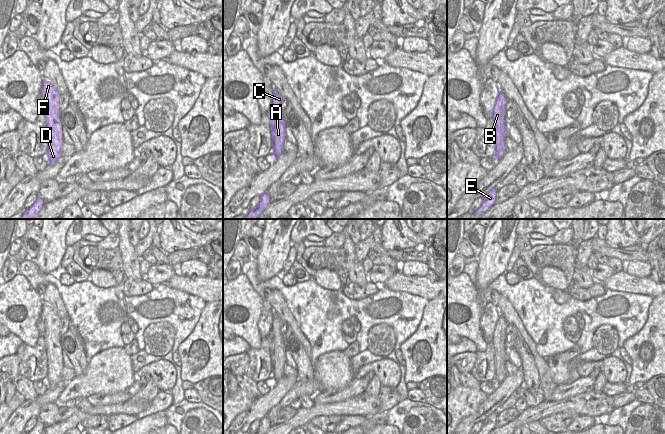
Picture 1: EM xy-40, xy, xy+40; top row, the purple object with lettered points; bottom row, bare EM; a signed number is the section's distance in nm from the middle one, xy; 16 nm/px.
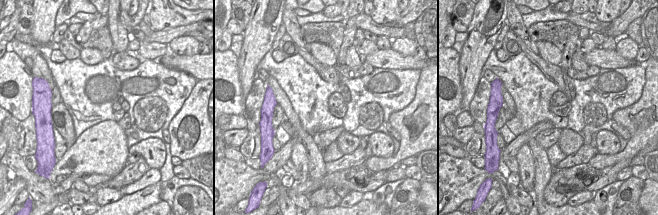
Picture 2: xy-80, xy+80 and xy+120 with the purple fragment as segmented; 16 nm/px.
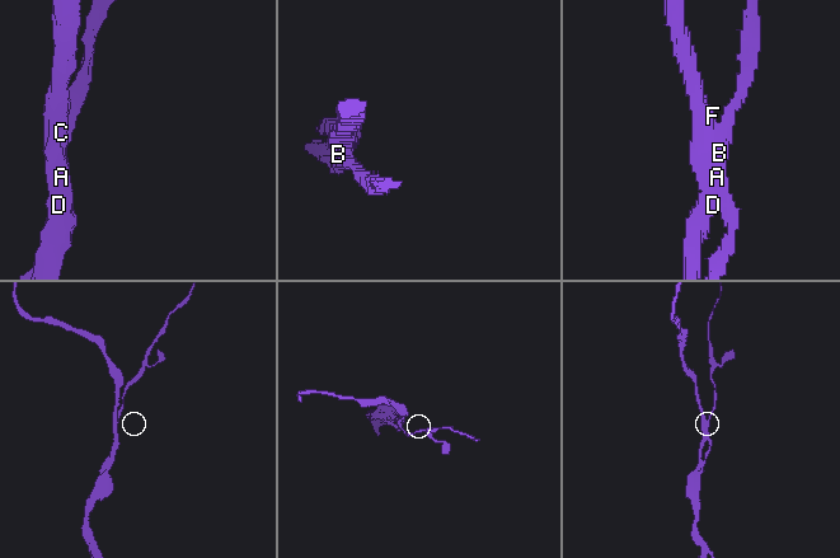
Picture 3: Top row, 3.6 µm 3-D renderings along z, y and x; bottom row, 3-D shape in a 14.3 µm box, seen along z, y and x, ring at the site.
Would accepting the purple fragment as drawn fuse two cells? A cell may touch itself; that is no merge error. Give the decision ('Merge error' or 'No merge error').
Merge error

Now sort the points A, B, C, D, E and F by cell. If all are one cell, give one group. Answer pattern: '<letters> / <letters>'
A C D F / B E

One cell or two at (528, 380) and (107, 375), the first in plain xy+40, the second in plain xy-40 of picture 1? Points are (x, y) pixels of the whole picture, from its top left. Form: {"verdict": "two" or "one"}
{"verdict": "two"}

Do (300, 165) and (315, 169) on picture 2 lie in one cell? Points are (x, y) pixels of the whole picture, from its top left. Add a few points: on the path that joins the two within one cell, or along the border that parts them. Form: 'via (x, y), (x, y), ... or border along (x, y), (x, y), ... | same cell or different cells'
border along (302, 144), (307, 156), (309, 176) | different cells

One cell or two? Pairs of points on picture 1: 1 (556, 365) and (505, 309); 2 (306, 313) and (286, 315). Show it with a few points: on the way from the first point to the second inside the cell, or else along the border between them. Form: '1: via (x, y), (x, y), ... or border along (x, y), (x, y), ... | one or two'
1: border along (545, 359), (550, 378), (553, 381) | two
2: border along (281, 293), (296, 324), (304, 334) | two

